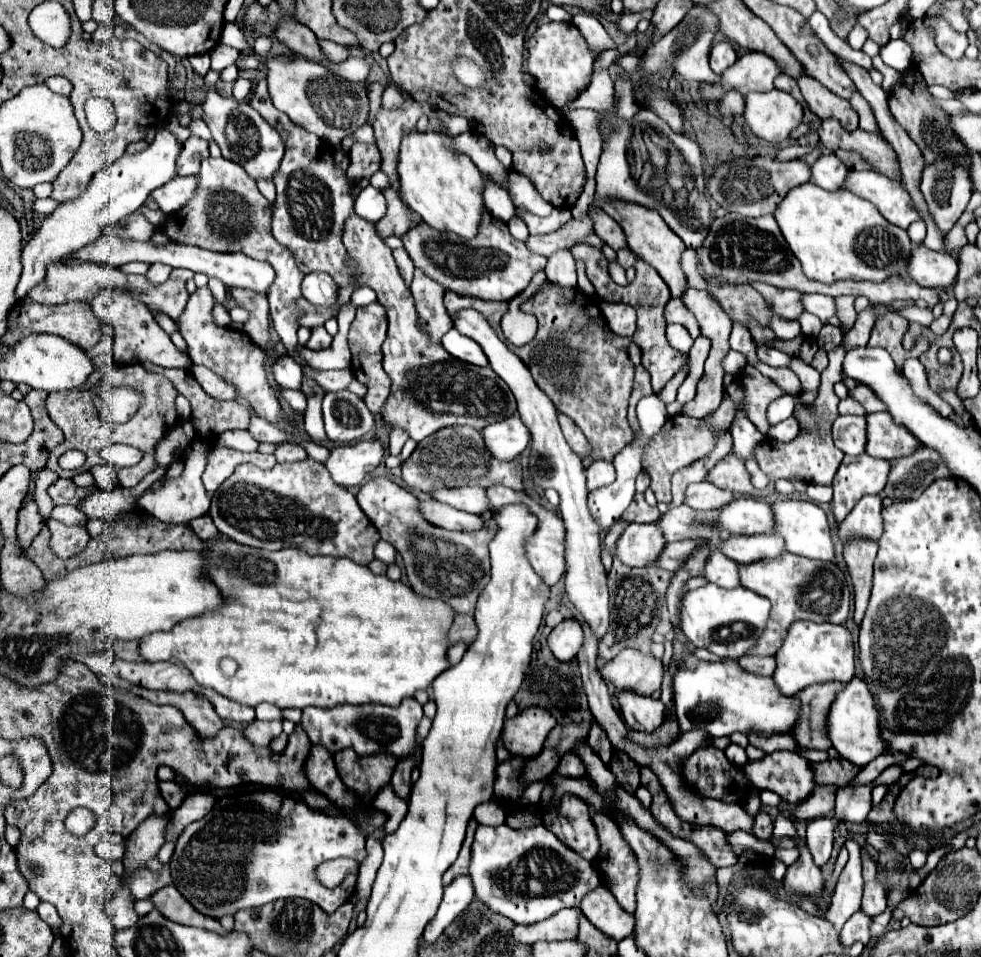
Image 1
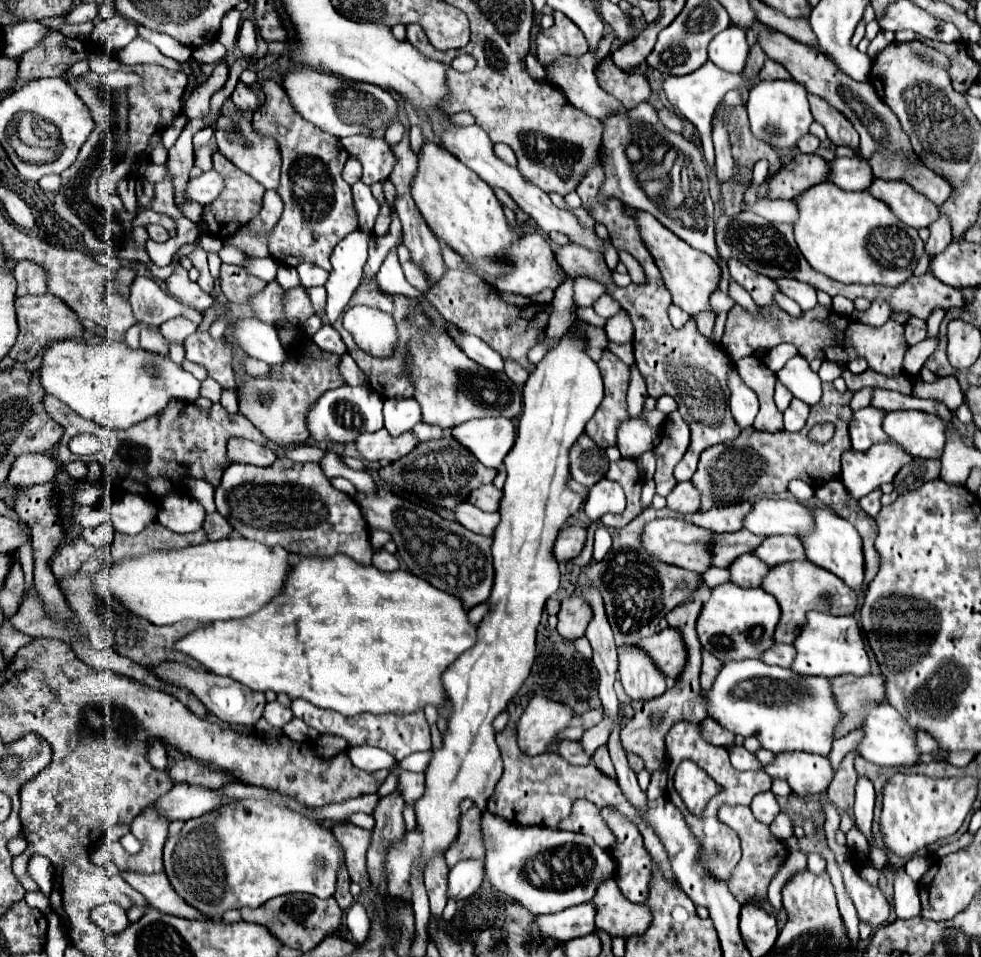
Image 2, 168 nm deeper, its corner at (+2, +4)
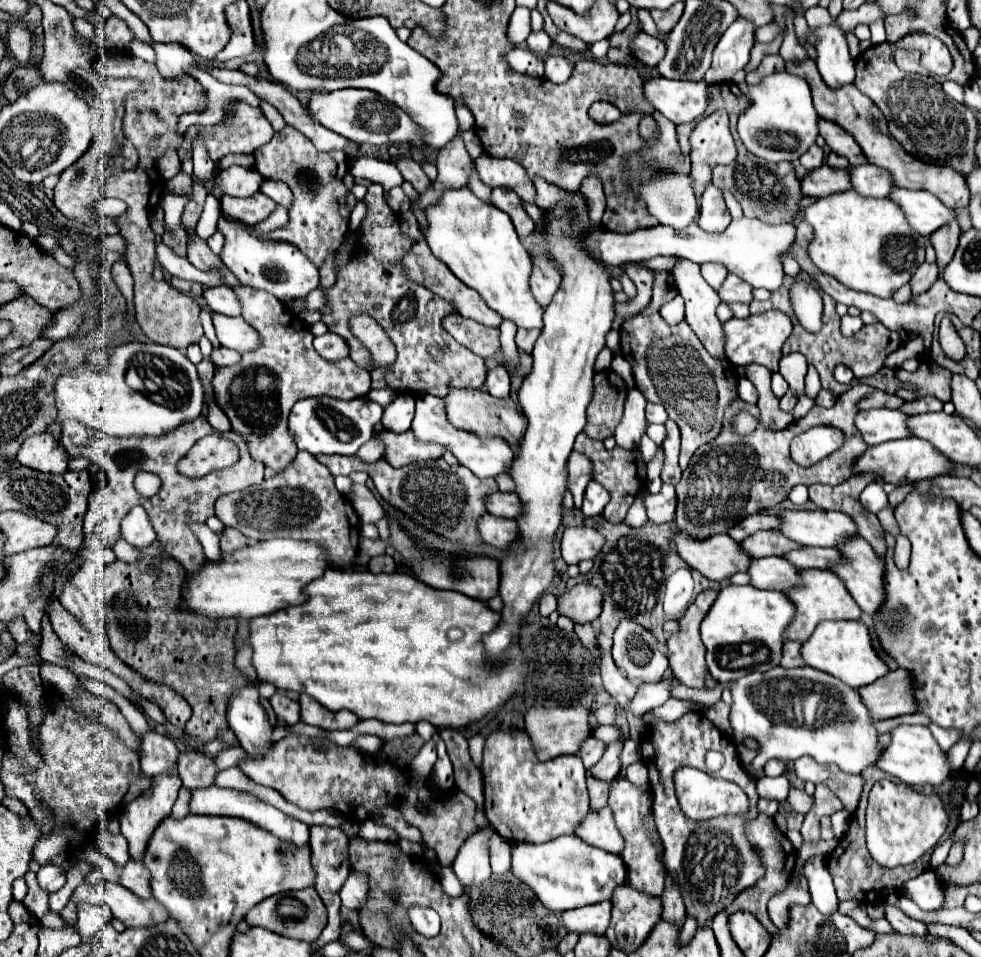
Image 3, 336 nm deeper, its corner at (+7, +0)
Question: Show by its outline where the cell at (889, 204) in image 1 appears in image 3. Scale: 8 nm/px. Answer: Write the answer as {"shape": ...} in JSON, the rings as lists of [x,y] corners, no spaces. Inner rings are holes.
{"shape":[[[893,189],[889,199],[895,201],[899,207],[903,207],[909,225],[923,237],[929,237],[935,229],[951,221],[957,221],[955,211],[945,207],[933,193],[927,191]]]}

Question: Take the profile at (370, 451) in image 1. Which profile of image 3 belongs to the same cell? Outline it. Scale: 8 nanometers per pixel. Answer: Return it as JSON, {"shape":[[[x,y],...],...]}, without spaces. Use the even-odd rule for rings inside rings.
{"shape":[[[411,431],[407,433],[381,433],[381,439],[385,443],[385,459],[393,467],[405,467],[409,463],[417,461],[429,461],[429,459],[441,459],[447,449],[443,445],[435,443],[423,443],[415,439]]]}

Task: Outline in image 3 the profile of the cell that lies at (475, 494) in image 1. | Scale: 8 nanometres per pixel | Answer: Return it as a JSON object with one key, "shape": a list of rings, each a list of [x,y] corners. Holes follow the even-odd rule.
{"shape":[[[493,493],[487,497],[487,511],[497,517],[515,519],[519,513],[523,513],[523,503],[519,501],[519,495],[515,493]]]}

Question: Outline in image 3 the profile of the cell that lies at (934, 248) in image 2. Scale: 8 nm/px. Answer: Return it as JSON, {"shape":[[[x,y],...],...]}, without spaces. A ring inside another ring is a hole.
{"shape":[[[923,263],[915,275],[911,277],[909,285],[911,285],[911,299],[919,297],[919,293],[925,293],[935,281],[937,281],[939,273],[937,273],[937,265],[935,263]]]}

